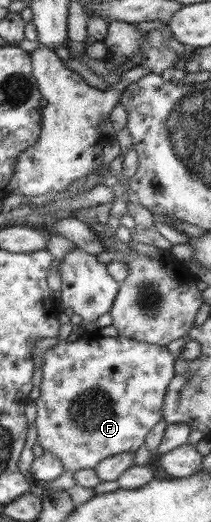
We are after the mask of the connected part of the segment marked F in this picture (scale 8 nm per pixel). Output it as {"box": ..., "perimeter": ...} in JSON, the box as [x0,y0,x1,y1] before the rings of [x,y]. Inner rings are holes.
{"box":[34,332,174,472],"perimeter":[[[91,332],[87,336],[79,336],[73,342],[63,340],[67,336],[59,334],[59,342],[53,347],[49,347],[43,352],[42,379],[39,385],[39,395],[34,400],[37,417],[35,418],[36,441],[42,448],[42,452],[52,454],[59,459],[61,466],[65,471],[77,472],[83,469],[93,469],[100,460],[105,460],[109,456],[119,453],[134,453],[141,445],[144,444],[145,435],[161,420],[162,404],[168,384],[174,375],[174,356],[167,352],[165,347],[157,344],[147,344],[127,338],[126,336],[116,335],[115,337],[103,337],[99,332]]]}

